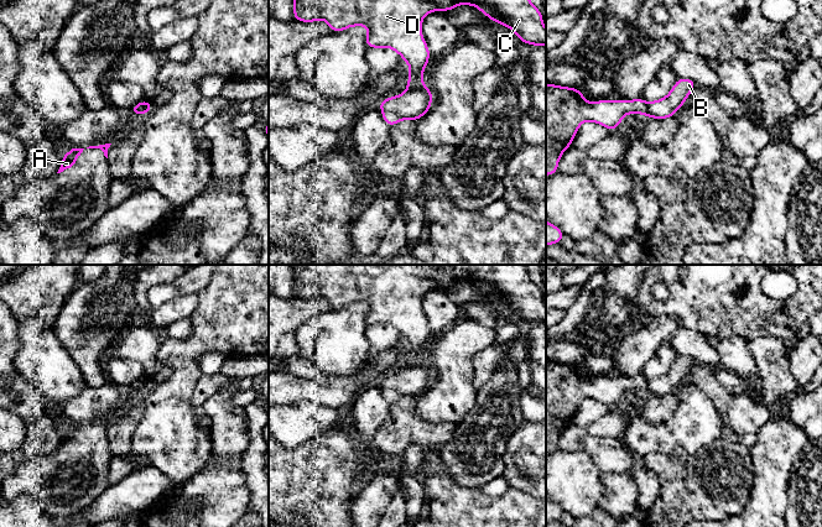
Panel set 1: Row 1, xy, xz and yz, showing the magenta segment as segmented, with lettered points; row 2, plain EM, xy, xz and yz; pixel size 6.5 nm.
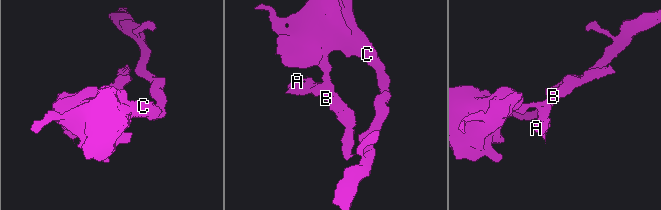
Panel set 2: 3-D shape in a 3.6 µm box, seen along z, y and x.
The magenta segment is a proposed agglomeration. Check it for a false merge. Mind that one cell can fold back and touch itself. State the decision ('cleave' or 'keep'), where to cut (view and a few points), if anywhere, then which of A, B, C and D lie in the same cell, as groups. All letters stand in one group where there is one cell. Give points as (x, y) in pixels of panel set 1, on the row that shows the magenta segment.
cleave | xy (145, 102), (145, 107), (136, 114) | A B / C D

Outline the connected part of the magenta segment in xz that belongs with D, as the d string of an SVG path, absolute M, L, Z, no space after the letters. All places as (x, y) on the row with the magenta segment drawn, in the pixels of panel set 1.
M293 0L293 20L328 22L331 32L366 26L368 48L392 48L409 64L407 88L423 87L430 47L422 37L422 20L433 11L458 5L478 7L494 22L509 27L522 43L546 47L541 11L530 0Z

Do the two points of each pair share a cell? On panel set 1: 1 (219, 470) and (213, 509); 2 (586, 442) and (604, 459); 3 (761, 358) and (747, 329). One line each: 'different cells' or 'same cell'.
1: same cell
2: same cell
3: different cells

